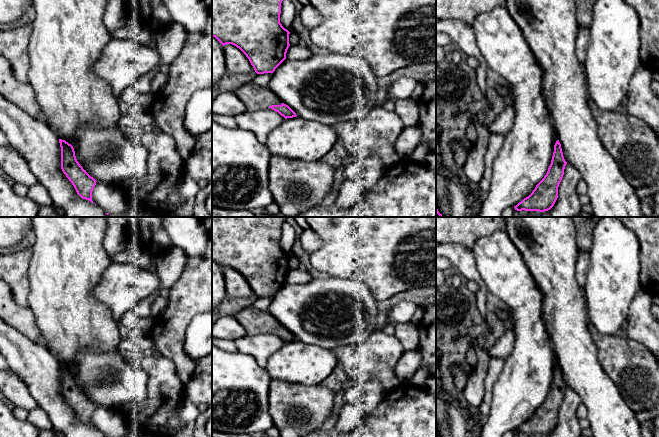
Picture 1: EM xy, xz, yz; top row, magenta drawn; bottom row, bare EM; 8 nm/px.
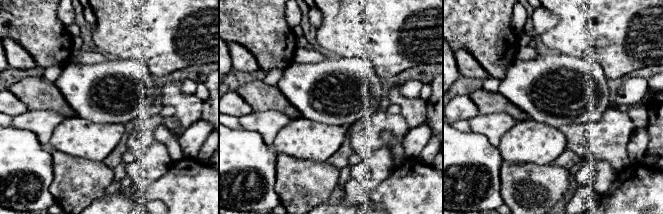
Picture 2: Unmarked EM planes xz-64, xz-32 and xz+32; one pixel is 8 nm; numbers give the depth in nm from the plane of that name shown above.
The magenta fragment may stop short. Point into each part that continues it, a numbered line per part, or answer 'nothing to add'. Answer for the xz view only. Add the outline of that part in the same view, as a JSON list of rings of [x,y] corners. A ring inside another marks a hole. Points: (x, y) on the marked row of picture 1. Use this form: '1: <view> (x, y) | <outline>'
1: xz (254, 97) | [[[253,84],[243,85],[234,92],[245,104],[247,111],[262,110],[271,105],[281,105],[283,102],[267,87]]]

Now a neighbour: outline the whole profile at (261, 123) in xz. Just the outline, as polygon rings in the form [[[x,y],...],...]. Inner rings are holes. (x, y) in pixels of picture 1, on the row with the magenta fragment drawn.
[[[271,108],[246,111],[234,118],[238,128],[251,131],[262,144],[266,144],[269,134],[285,120]]]

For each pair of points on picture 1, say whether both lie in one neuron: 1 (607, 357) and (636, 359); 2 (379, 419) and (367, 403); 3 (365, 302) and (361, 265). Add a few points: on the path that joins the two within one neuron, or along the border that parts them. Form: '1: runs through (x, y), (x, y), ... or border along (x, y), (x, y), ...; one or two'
1: runs through (614, 357), (629, 359); one
2: border along (387, 392), (386, 396), (371, 411), (365, 413); two
3: border along (340, 278), (356, 278), (362, 281), (376, 300); two

